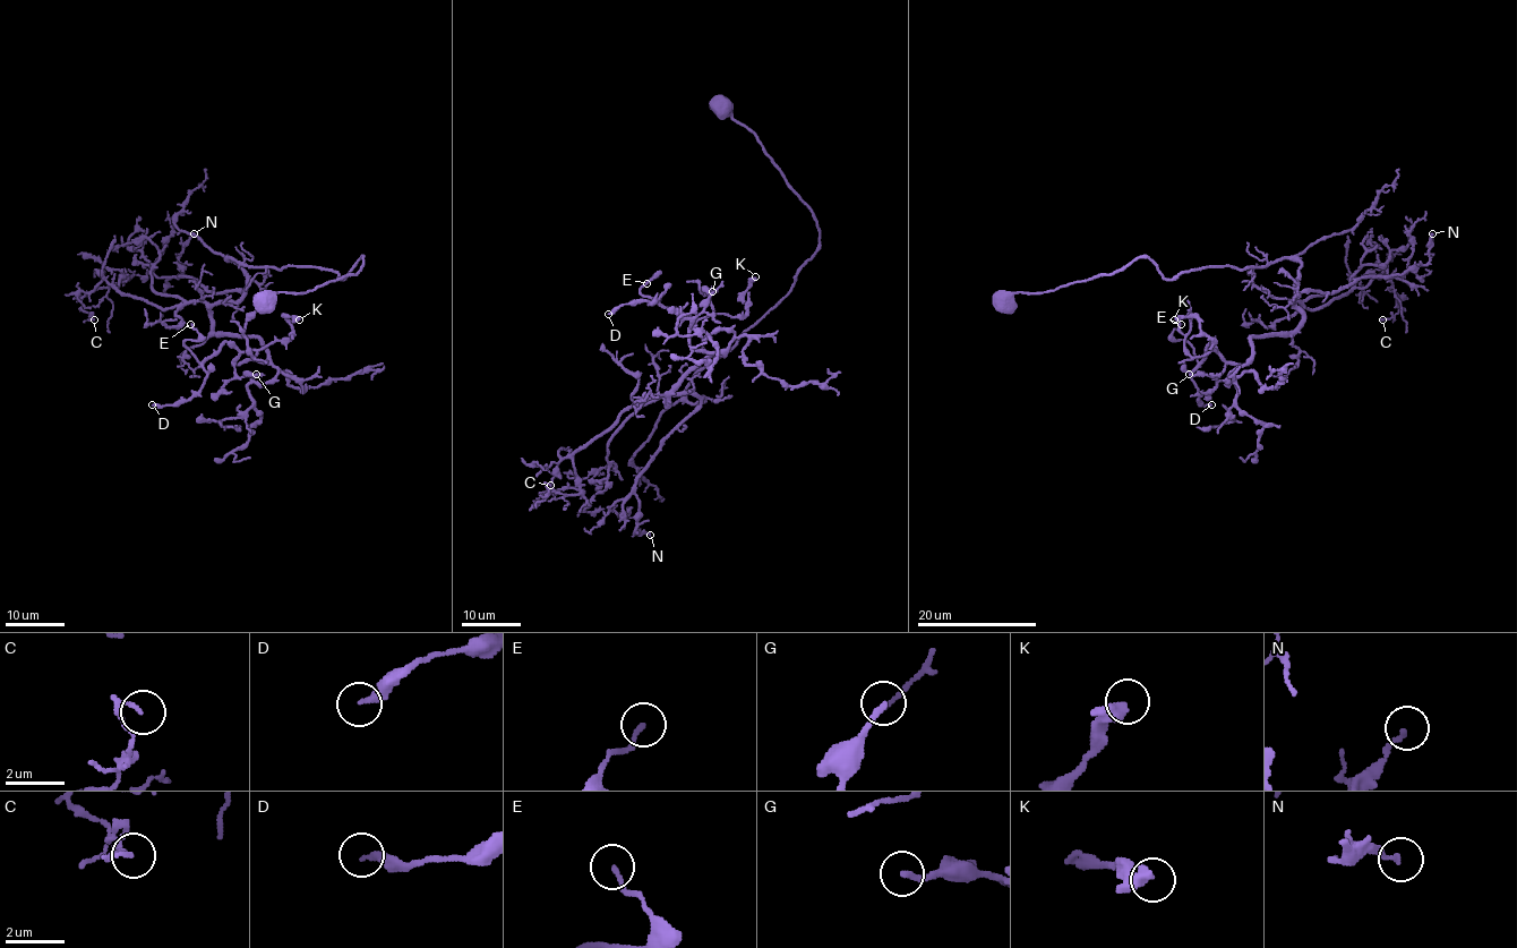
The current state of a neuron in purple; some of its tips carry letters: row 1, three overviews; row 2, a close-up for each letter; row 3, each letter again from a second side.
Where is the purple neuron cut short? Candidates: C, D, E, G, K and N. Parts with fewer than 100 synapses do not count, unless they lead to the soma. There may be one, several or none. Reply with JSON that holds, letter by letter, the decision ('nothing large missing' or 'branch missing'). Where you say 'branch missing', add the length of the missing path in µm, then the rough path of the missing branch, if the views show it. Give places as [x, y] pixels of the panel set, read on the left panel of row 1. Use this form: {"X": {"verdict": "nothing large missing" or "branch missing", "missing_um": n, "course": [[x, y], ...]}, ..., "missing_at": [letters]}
{"C": {"verdict": "nothing large missing"}, "D": {"verdict": "nothing large missing"}, "E": {"verdict": "nothing large missing"}, "G": {"verdict": "nothing large missing"}, "K": {"verdict": "nothing large missing"}, "N": {"verdict": "nothing large missing"}, "missing_at": []}

